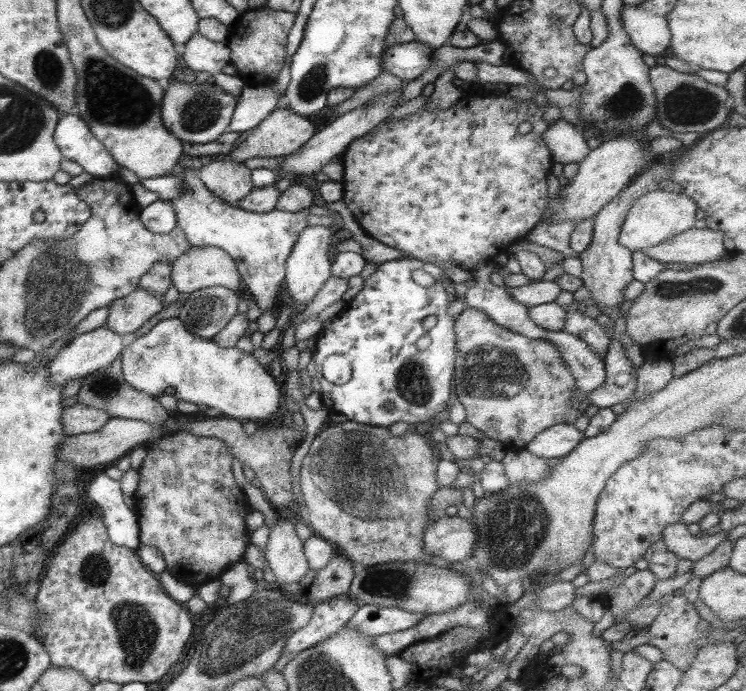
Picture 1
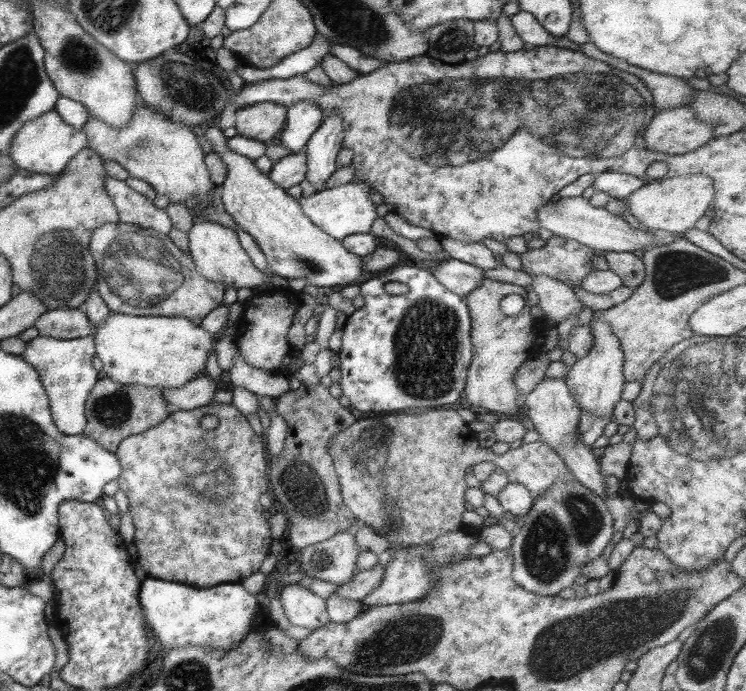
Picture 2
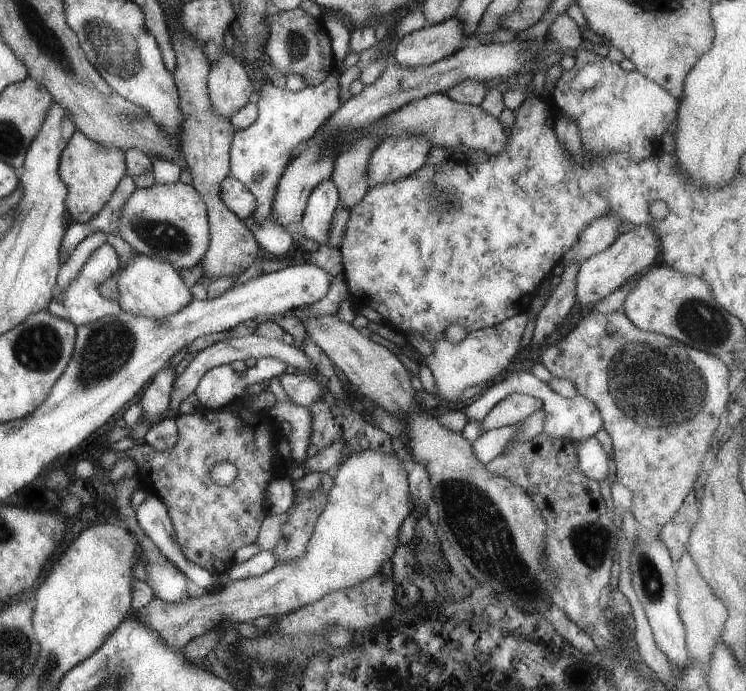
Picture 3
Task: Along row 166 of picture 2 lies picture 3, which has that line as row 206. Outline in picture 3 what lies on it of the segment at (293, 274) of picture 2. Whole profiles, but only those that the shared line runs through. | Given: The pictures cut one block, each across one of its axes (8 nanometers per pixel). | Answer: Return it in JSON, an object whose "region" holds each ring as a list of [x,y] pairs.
{"region":[[[227,175],[220,183],[219,196],[239,220],[245,221],[256,209],[253,194],[232,176]]]}

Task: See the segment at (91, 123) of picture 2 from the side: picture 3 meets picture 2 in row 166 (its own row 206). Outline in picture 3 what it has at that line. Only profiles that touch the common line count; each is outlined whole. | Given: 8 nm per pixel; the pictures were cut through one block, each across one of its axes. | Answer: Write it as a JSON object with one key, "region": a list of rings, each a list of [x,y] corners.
{"region":[[[179,181],[170,185],[151,185],[137,189],[121,207],[120,237],[137,253],[168,262],[176,270],[200,264],[208,247],[206,206],[199,193]]]}

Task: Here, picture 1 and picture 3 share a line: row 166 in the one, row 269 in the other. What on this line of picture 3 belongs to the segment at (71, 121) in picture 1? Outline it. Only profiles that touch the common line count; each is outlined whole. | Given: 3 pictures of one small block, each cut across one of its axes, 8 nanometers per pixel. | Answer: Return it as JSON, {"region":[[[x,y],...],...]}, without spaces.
{"region":[[[103,243],[97,248],[84,263],[79,275],[73,280],[65,292],[53,292],[53,296],[47,305],[46,311],[60,319],[65,319],[75,326],[92,322],[105,315],[116,315],[122,310],[115,301],[103,298],[98,291],[98,286],[106,278],[120,270],[120,261],[111,245]]]}

